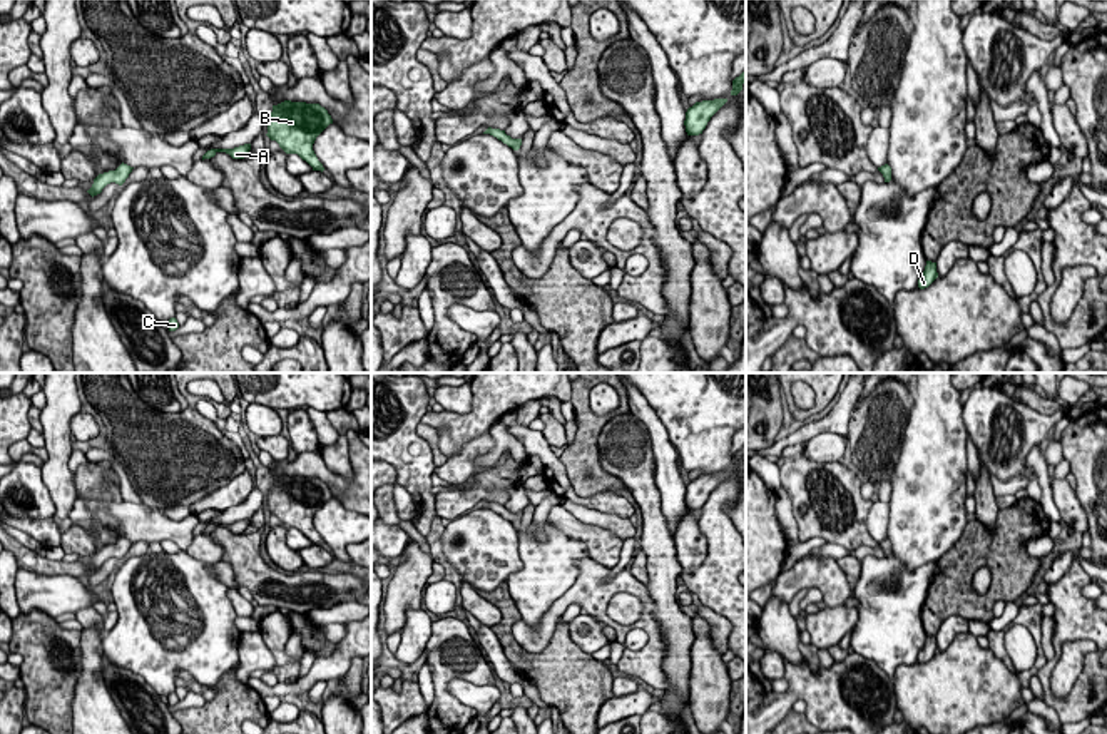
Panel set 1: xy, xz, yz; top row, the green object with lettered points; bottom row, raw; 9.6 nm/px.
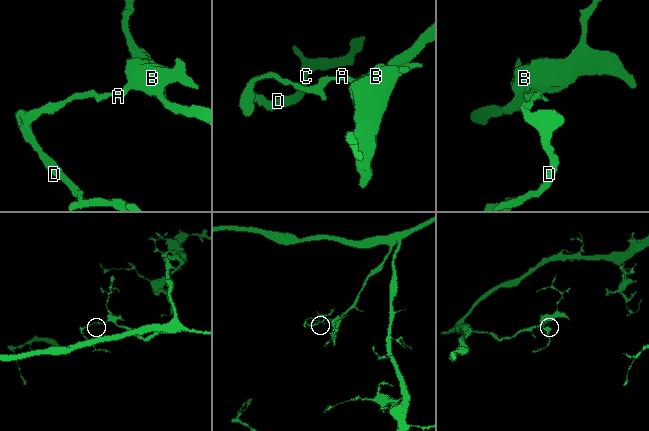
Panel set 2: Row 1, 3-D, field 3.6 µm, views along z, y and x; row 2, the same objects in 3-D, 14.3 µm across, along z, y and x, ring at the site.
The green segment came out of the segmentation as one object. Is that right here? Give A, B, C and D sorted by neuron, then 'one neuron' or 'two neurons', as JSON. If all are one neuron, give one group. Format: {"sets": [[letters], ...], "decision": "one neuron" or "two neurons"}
{"sets": [["A", "B"], ["C", "D"]], "decision": "two neurons"}

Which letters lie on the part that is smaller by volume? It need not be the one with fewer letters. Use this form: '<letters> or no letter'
C, D

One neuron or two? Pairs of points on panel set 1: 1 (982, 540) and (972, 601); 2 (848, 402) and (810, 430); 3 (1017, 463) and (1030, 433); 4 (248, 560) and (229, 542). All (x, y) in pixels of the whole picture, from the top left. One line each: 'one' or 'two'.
1: one
2: one
3: one
4: one

